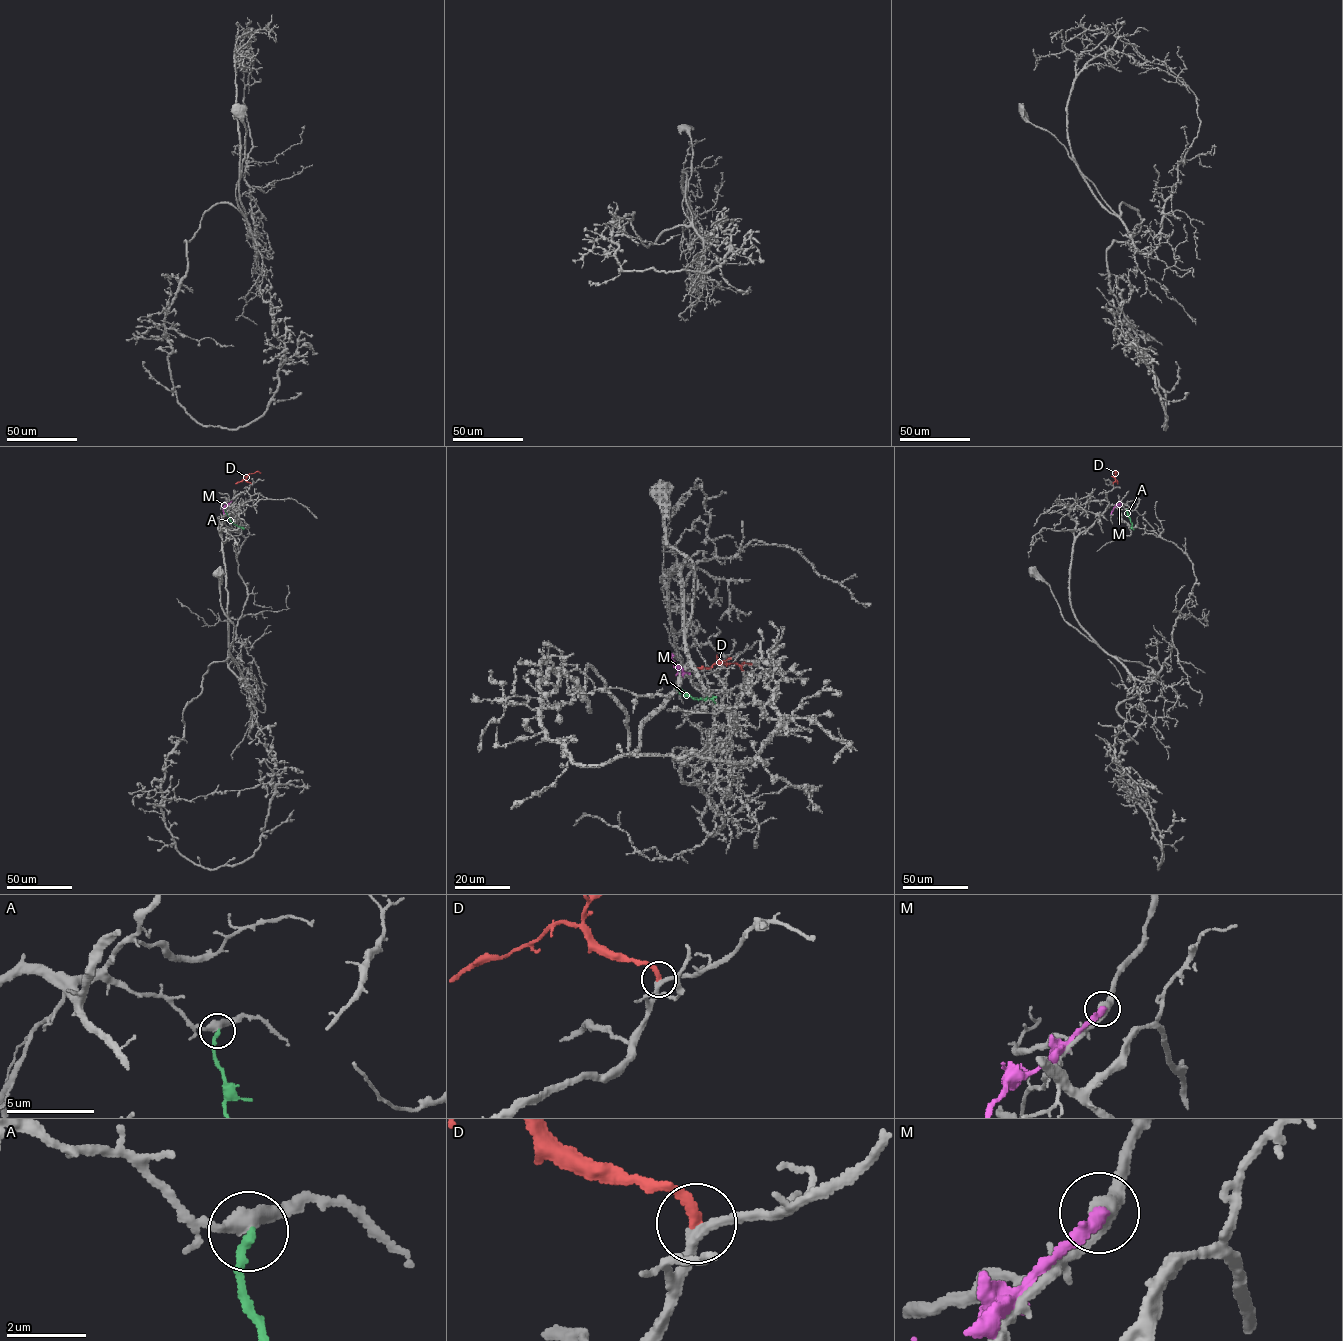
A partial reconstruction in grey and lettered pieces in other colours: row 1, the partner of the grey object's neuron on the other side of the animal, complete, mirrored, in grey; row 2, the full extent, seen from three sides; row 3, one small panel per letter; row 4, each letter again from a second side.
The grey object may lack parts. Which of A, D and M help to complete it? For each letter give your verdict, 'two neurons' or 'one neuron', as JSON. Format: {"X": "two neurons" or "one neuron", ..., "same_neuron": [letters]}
{"A": "two neurons", "D": "one neuron", "M": "two neurons", "same_neuron": ["D"]}

